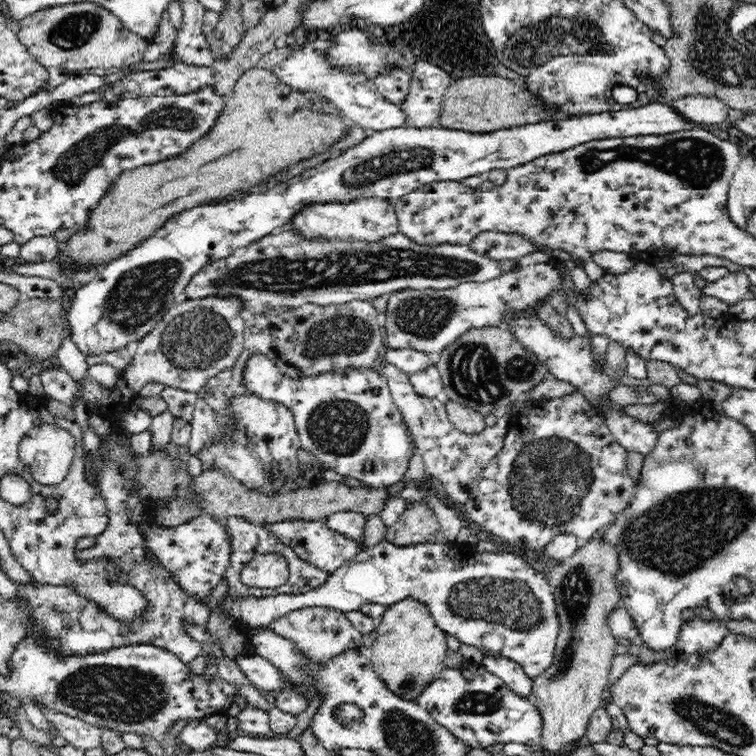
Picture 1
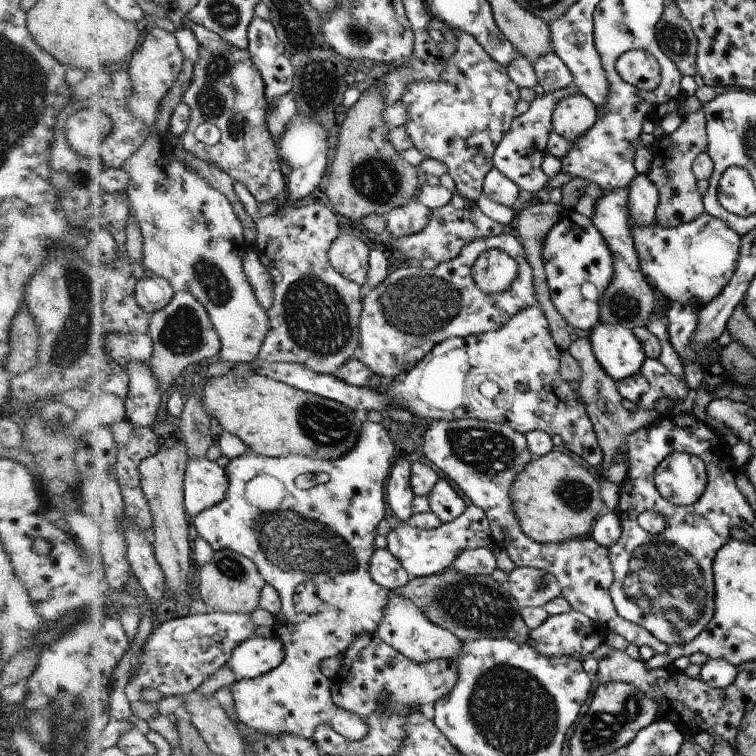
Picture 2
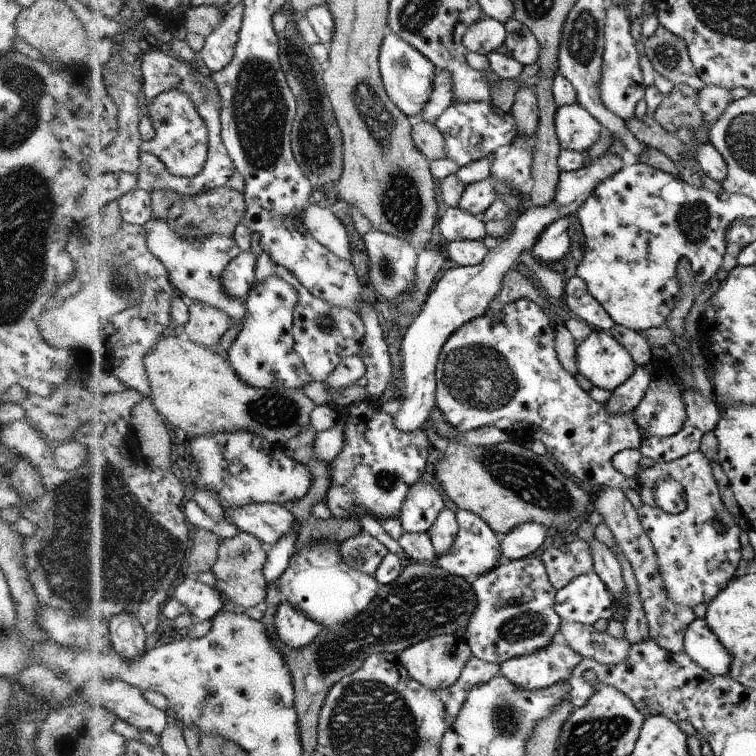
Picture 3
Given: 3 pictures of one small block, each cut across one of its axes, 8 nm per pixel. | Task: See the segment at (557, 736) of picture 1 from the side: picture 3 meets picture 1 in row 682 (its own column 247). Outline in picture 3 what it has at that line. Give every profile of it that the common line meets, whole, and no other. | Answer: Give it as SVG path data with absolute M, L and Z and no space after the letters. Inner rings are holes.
M242 531L237 537L226 538L221 542L220 558L213 568L218 577L217 586L228 600L232 600L244 608L258 606L269 595L269 582L265 575L265 568L269 554L267 545L255 534Z

